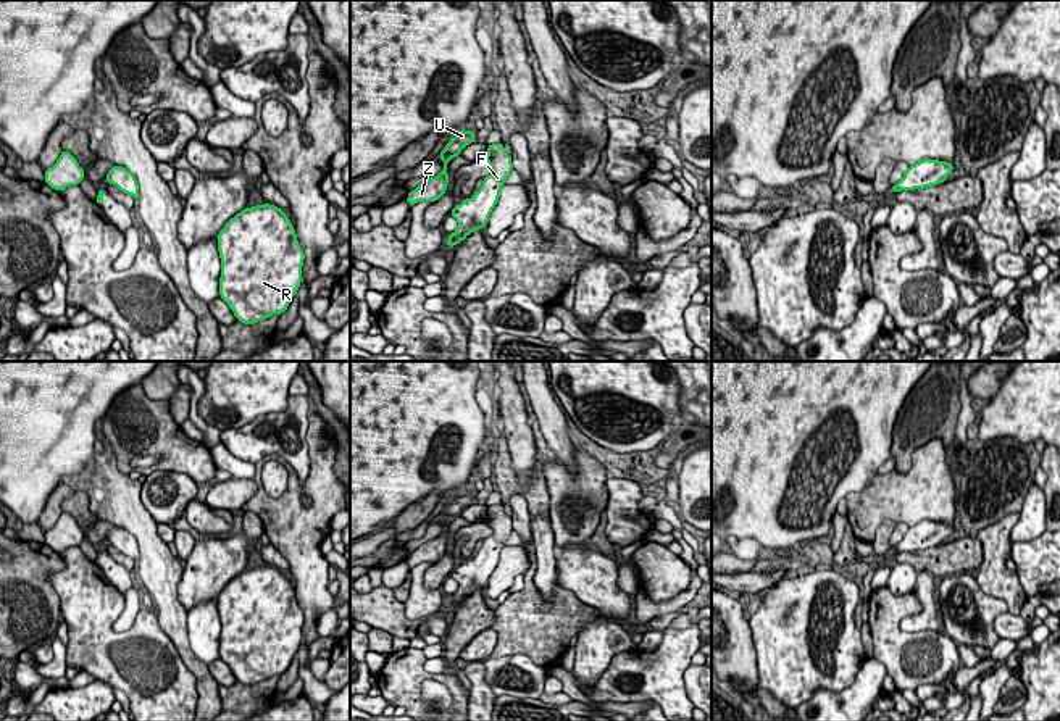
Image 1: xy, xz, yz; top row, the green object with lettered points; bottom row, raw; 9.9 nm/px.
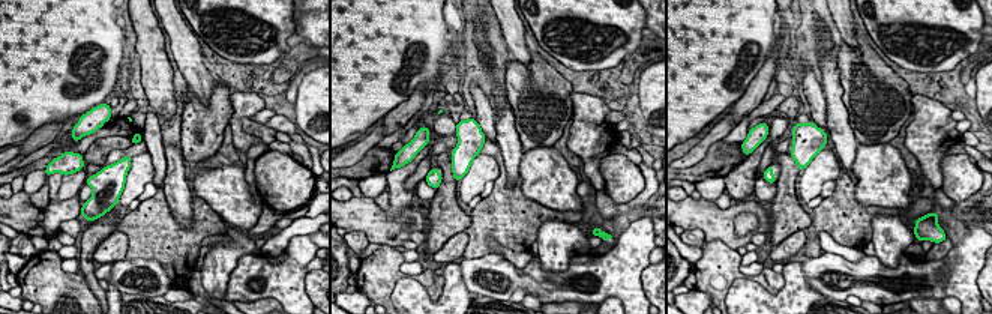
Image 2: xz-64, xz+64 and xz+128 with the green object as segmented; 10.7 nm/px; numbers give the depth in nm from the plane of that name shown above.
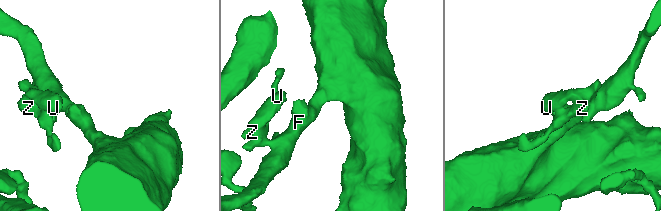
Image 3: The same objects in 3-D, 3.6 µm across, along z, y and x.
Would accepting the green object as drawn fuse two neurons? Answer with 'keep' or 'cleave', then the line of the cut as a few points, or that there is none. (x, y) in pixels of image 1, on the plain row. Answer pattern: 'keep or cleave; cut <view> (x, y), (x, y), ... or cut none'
keep; cut none

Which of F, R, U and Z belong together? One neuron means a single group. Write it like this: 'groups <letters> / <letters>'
groups F R U Z

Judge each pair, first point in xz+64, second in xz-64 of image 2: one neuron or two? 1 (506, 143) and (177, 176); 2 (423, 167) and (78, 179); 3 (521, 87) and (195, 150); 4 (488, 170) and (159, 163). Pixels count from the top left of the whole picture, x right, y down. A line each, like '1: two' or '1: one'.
1: one
2: one
3: one
4: two

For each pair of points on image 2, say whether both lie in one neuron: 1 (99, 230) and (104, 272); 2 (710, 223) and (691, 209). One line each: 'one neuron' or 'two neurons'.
1: two neurons
2: one neuron

